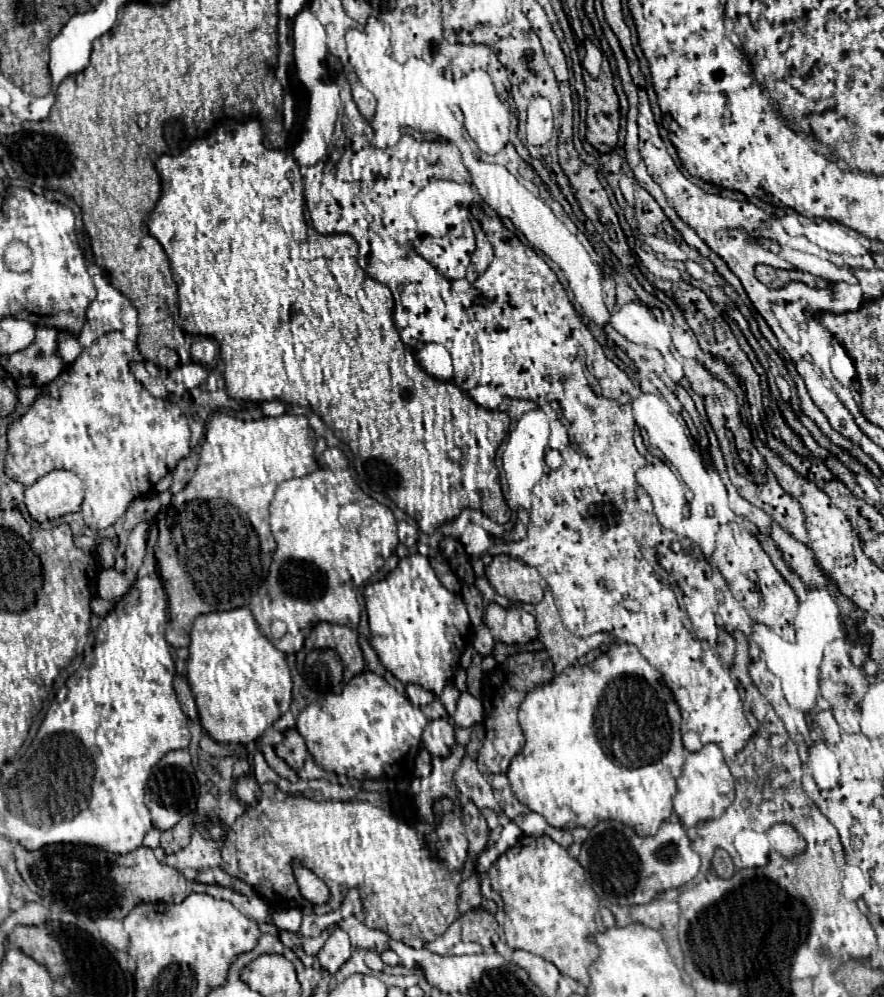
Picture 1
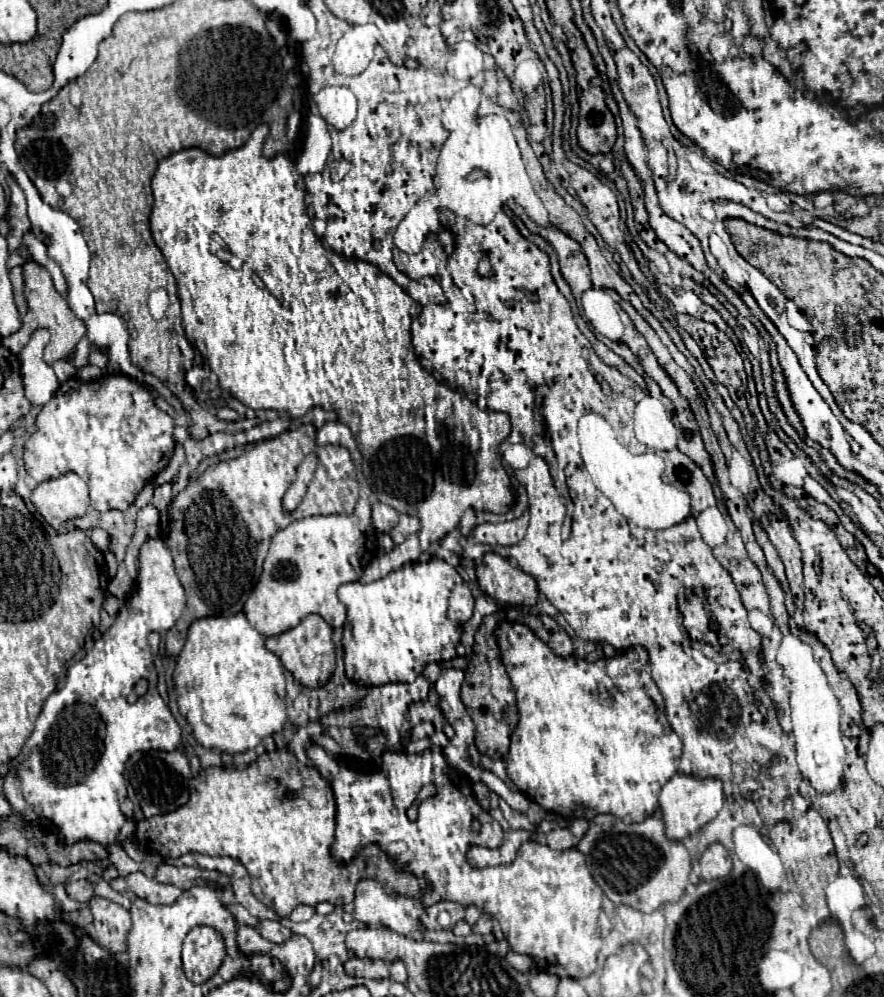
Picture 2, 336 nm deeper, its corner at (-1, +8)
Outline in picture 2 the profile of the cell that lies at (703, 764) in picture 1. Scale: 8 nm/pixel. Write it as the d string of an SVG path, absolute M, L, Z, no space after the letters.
M676 773L660 791L660 809L664 815L664 825L666 825L666 835L670 839L682 841L684 837L700 831L708 821L712 821L718 811L722 809L724 793L722 793L722 781L716 777L694 777L694 775L684 775Z

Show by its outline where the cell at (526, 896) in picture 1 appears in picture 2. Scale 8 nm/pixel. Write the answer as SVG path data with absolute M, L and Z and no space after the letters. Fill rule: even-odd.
M308 747L308 757L314 761L320 775L330 781L336 797L334 859L350 861L368 843L378 843L386 849L392 841L404 841L408 851L396 859L396 865L432 883L432 891L420 899L424 907L442 899L462 903L464 907L476 905L482 913L498 917L512 949L530 955L540 971L568 975L572 979L592 975L602 945L598 913L604 893L590 877L584 855L578 849L554 851L538 841L526 841L510 865L486 869L470 867L466 861L468 847L482 845L498 849L502 845L502 827L476 803L468 779L450 769L442 753L430 753L432 783L438 787L438 795L422 803L420 817L410 821L406 811L424 785L424 755L396 752L386 750L382 754L378 771L382 773L364 775L338 765L322 747ZM474 819L480 819L480 833L474 833L470 827ZM342 829L346 829L344 837Z

